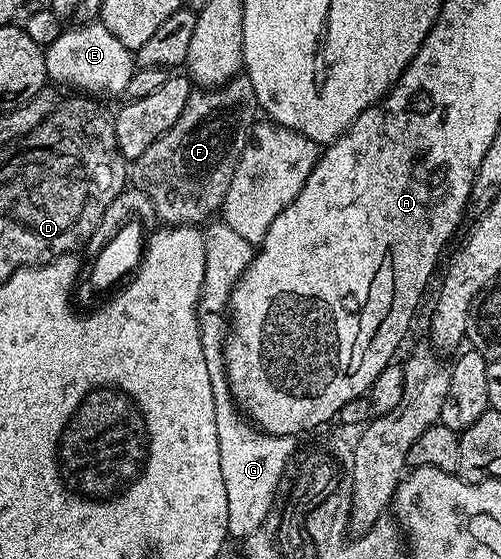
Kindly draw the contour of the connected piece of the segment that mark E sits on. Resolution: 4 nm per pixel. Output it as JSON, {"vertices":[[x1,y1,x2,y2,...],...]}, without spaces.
{"vertices":[[100,21,73,25,70,28,70,31,69,28,62,30,61,36,45,48,46,76,54,84,66,83,69,87,78,87,81,90,78,92,89,97,124,96,127,81,131,81,131,73,135,69,134,52,128,51]]}

